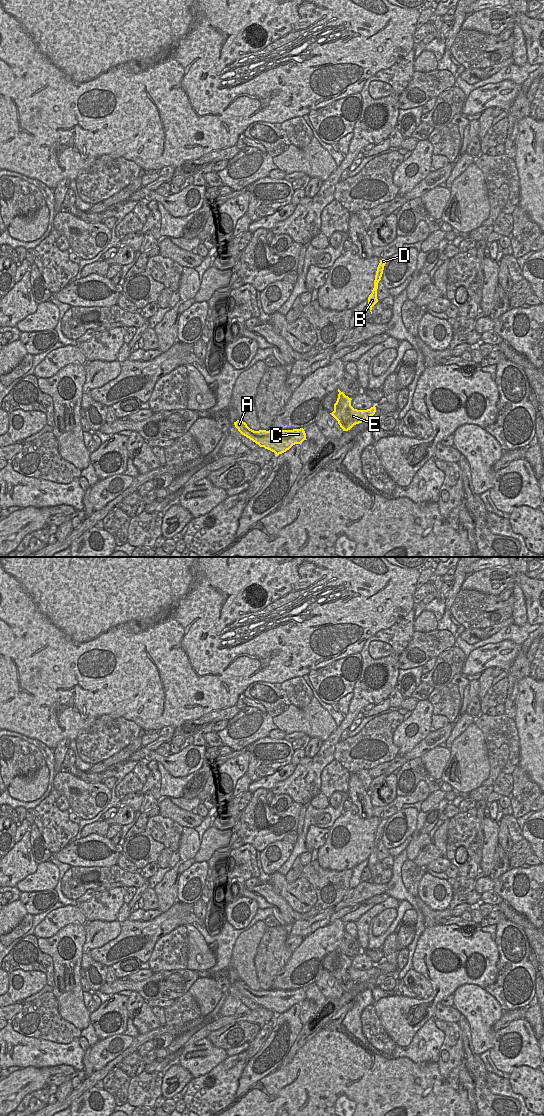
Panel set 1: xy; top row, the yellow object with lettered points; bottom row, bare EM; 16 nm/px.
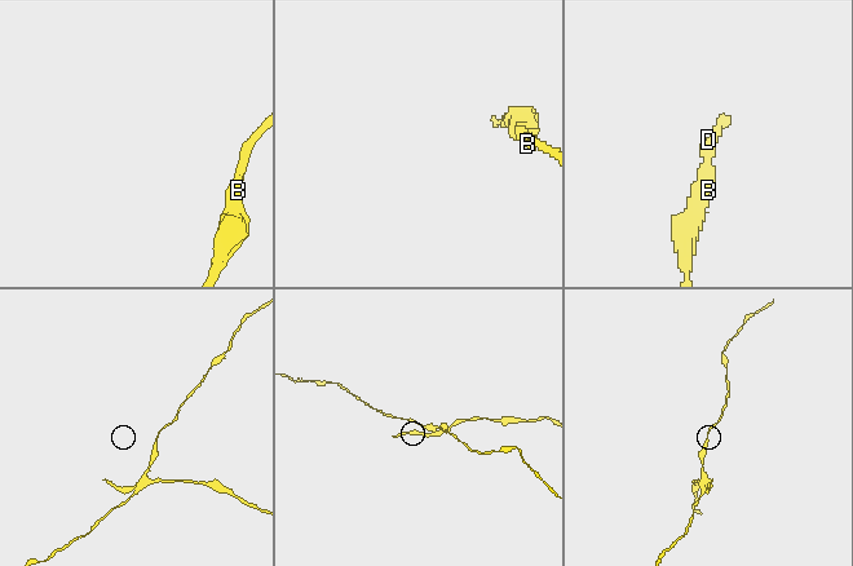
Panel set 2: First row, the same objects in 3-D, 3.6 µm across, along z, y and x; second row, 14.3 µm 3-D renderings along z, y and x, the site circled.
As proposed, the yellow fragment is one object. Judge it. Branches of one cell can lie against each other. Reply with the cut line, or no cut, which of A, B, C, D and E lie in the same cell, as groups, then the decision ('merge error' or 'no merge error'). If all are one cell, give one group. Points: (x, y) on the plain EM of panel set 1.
cut in xy along (351, 966), (337, 980); A C E / B D; merge error

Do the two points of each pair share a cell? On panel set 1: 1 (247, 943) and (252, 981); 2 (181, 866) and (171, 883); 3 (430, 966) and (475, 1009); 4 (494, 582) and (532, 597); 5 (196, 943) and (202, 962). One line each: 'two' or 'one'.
1: one
2: one
3: two
4: one
5: one

